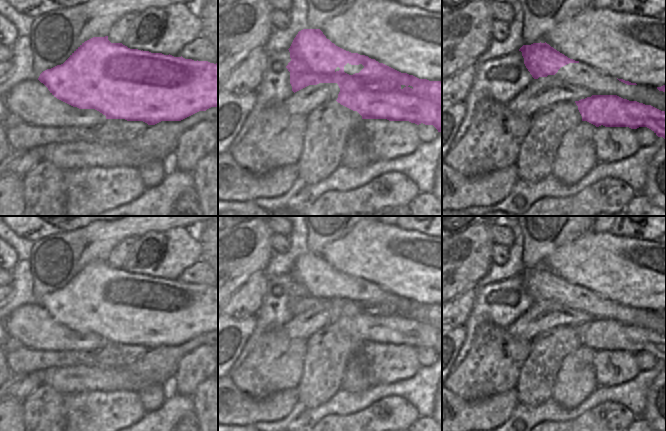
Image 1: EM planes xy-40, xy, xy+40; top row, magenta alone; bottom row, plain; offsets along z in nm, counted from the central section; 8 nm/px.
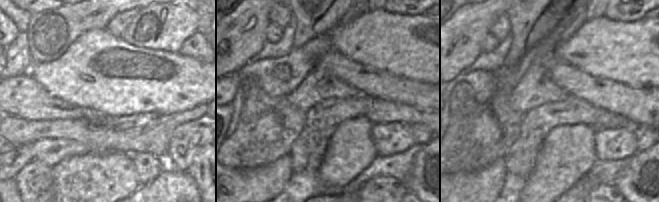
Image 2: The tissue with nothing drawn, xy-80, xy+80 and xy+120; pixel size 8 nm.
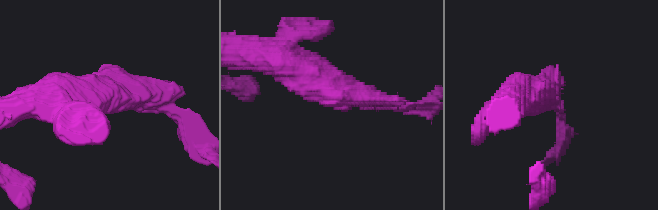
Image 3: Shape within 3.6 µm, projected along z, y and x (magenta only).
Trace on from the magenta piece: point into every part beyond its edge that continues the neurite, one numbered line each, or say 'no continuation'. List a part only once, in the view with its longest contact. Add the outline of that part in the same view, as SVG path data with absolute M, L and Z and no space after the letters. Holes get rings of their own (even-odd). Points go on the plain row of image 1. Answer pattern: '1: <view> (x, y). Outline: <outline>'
1: xy (416, 273). Outline: M418 233L413 245L395 243L388 248L396 253L395 259L375 257L369 247L358 254L362 260L358 268L366 272L368 281L419 303L442 305L442 237Z

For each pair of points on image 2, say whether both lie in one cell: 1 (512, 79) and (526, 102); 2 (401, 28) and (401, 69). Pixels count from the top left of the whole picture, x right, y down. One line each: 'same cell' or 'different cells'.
1: different cells
2: same cell

